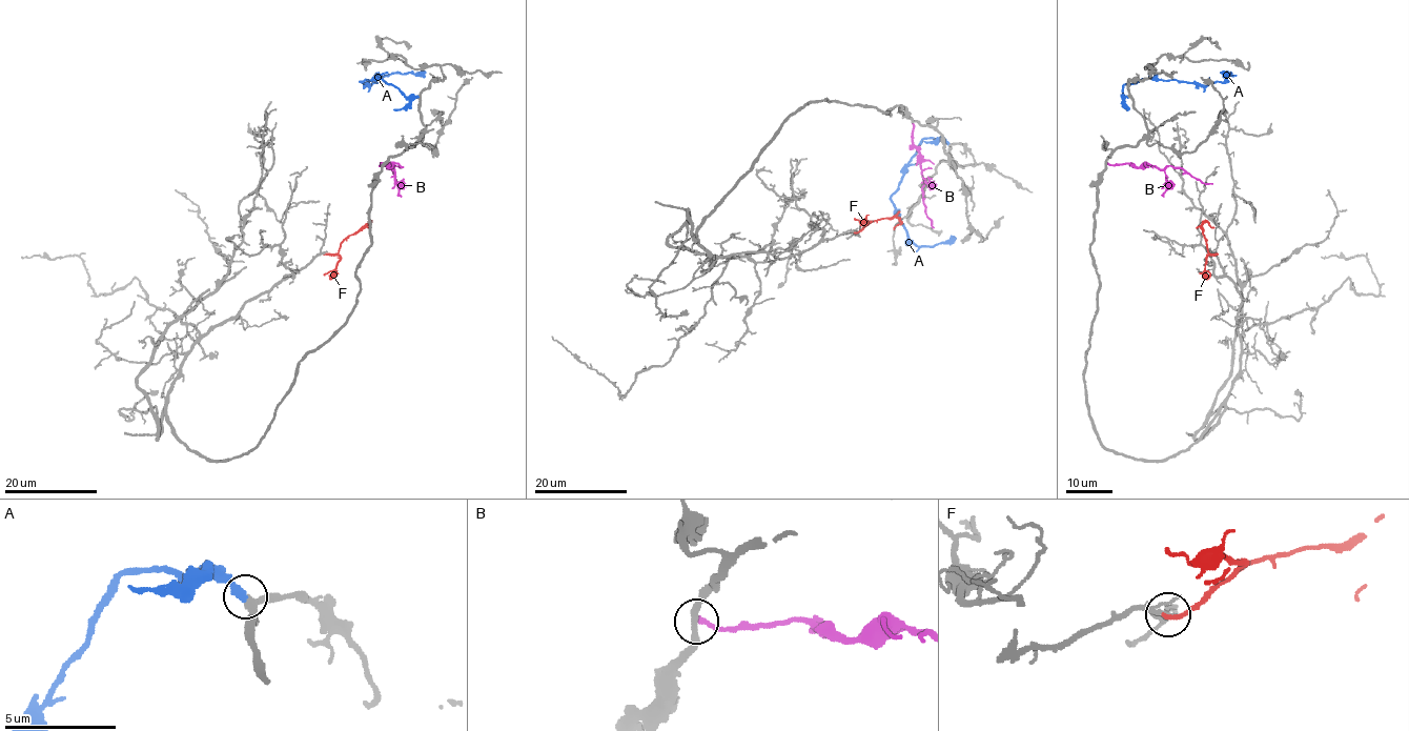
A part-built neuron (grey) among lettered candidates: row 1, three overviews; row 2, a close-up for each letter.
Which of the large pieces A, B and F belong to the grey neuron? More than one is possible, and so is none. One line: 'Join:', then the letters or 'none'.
Join: A, F

